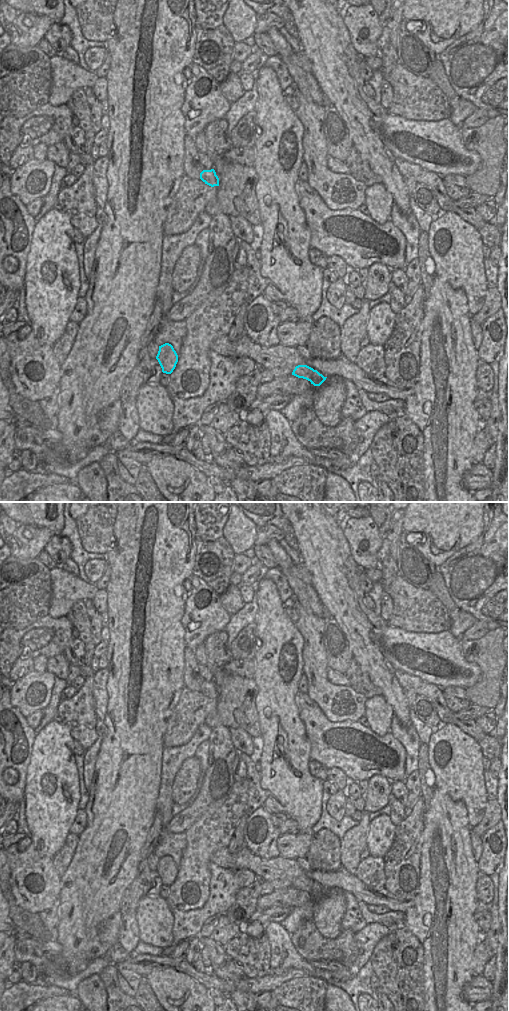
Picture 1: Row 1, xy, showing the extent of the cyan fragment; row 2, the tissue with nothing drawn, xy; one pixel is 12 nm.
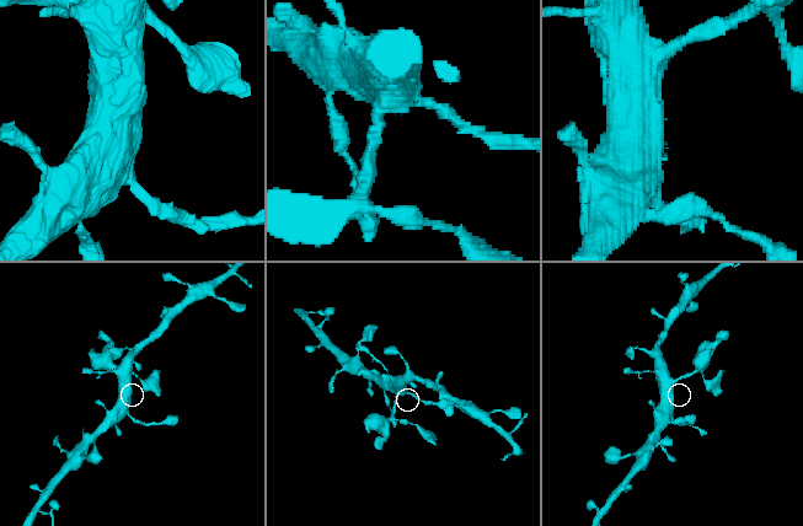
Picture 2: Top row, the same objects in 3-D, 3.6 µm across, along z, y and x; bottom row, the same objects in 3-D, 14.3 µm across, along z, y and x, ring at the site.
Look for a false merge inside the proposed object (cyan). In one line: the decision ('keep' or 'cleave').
cleave

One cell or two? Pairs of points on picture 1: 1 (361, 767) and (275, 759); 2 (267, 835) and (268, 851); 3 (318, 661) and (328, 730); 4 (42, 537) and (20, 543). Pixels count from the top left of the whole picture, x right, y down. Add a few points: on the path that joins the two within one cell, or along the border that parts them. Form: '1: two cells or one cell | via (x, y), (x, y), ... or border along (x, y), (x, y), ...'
1: two cells | border along (306, 737), (310, 746), (311, 760)
2: one cell | via (267, 839), (267, 847)
3: two cells | border along (312, 699), (330, 721), (349, 721)
4: one cell | via (37, 537), (25, 543)

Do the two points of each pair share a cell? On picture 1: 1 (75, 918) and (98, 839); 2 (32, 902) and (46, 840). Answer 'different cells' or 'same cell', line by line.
1: same cell
2: different cells

